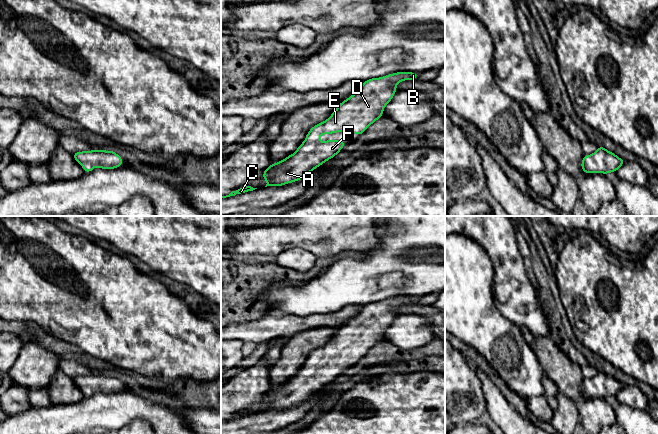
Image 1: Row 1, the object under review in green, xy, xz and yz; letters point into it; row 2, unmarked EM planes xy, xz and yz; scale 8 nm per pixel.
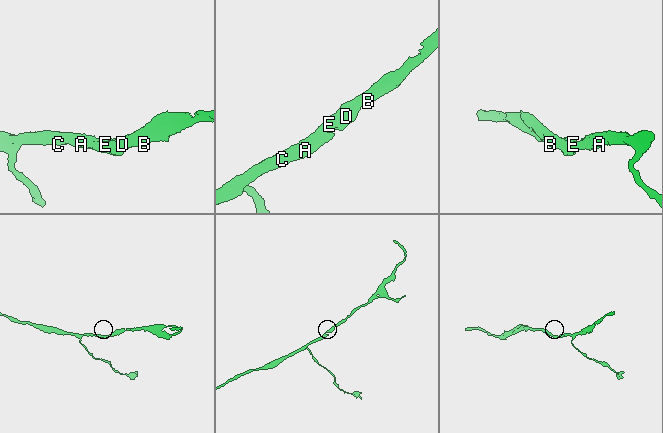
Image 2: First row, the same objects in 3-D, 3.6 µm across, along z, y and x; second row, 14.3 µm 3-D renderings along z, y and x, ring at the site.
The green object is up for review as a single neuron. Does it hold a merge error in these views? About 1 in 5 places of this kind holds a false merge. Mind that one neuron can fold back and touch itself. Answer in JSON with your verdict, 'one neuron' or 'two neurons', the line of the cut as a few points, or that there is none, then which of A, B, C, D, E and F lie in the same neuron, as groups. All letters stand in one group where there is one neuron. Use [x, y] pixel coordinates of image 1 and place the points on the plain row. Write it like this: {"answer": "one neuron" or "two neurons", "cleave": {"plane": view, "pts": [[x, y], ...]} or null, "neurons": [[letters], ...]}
{"answer": "one neuron", "cleave": null, "neurons": [["A", "B", "C", "D", "E", "F"]]}

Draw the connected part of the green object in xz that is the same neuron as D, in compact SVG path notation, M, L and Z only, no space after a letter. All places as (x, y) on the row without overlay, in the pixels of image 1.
M397 296L388 298L380 302L371 302L364 305L360 313L347 324L344 324L332 337L332 339L322 347L313 350L307 357L305 365L299 369L295 377L289 379L282 385L271 388L262 401L267 405L267 410L283 410L287 407L296 406L307 400L315 392L325 387L327 384L337 379L346 369L344 365L328 364L319 366L321 358L332 358L335 356L352 356L361 359L377 343L383 341L384 331L391 325L397 316L396 309L404 304L414 304L418 302L417 297Z

